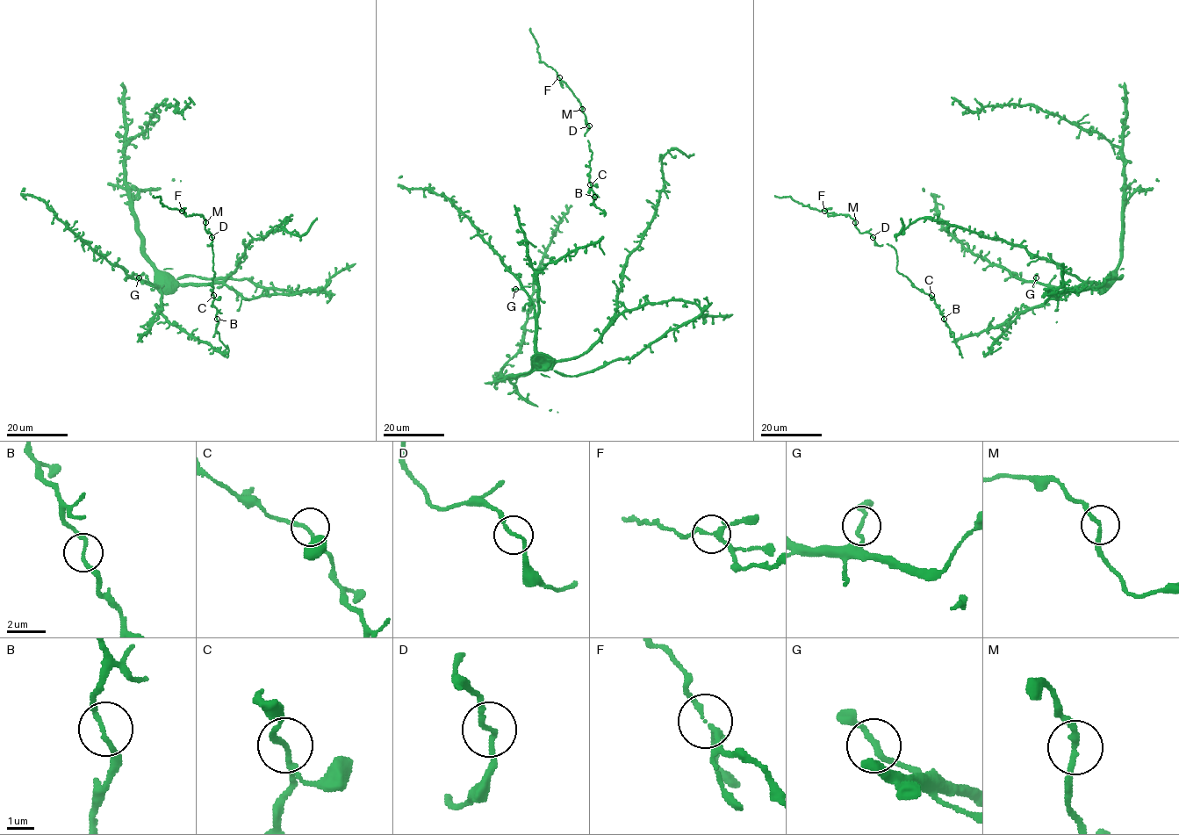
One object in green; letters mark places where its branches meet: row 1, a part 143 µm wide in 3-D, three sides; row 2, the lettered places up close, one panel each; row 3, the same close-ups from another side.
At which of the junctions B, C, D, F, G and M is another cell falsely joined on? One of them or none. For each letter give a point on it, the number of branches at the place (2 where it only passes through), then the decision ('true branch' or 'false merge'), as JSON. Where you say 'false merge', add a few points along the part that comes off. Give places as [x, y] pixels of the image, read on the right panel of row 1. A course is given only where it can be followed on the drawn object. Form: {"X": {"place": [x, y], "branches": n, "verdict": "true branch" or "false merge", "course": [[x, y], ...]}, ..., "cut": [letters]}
{"B": {"place": [944, 319], "branches": 2, "verdict": "true branch"}, "C": {"place": [931, 295], "branches": 3, "verdict": "true branch"}, "D": {"place": [873, 237], "branches": 2, "verdict": "true branch"}, "F": {"place": [824, 211], "branches": 3, "verdict": "true branch"}, "G": {"place": [1036, 277], "branches": 2, "verdict": "true branch"}, "M": {"place": [855, 222], "branches": 2, "verdict": "true branch"}, "cut": []}

